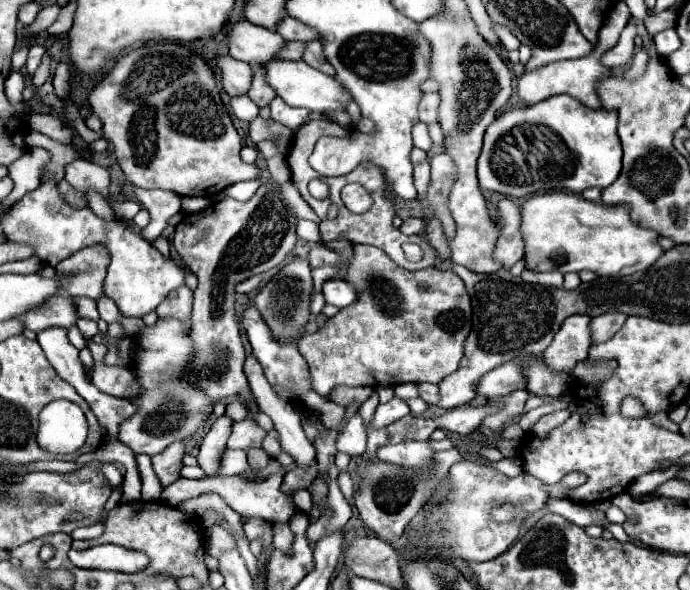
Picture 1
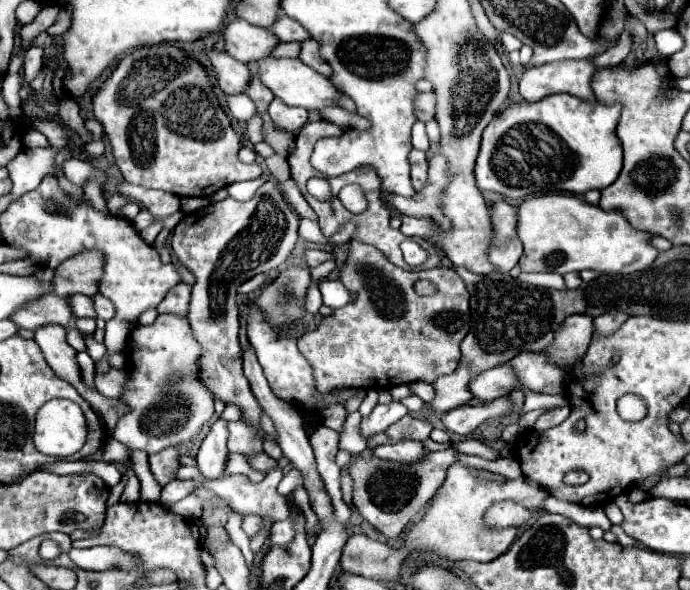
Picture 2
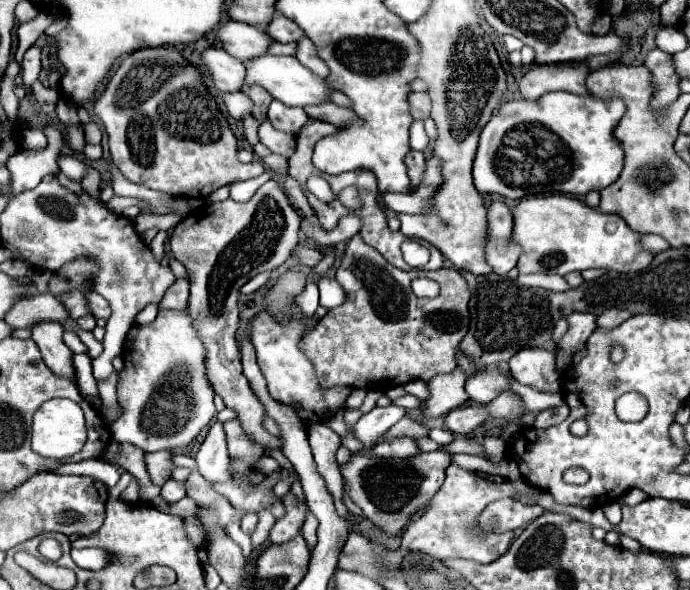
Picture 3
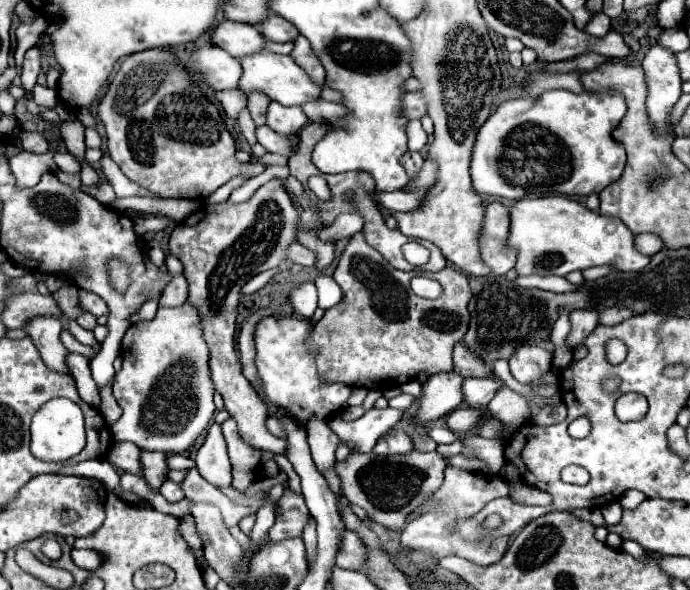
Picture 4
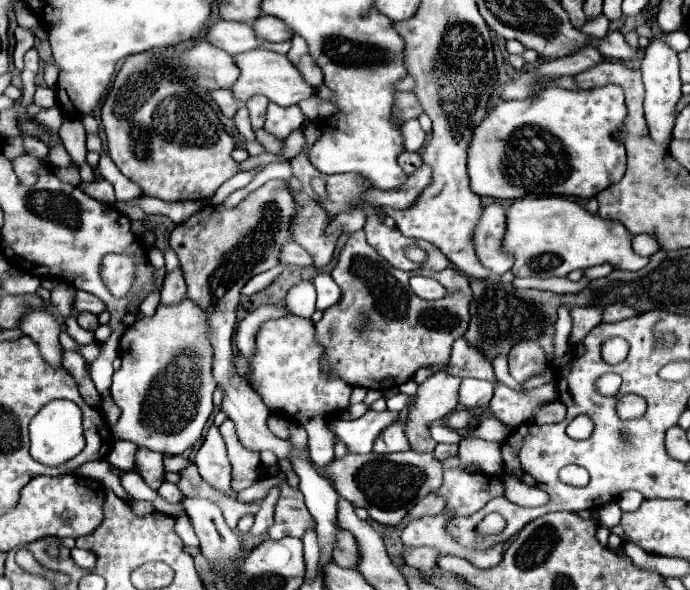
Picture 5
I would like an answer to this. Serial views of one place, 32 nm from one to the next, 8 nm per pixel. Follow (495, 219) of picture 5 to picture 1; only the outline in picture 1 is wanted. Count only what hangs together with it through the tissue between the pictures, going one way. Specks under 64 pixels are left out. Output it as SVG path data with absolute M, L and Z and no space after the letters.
M504 198L496 204L498 210L498 230L500 240L496 240L496 260L500 260L504 270L510 270L524 254L524 242L520 236L520 206Z

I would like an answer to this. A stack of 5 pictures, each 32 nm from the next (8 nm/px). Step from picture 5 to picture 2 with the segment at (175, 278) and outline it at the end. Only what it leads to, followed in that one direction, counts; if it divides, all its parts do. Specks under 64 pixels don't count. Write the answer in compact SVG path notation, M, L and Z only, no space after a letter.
M186 282L176 284L176 288L172 288L172 292L168 292L168 296L160 302L158 312L170 312L170 314L178 314L178 316L186 316L188 314L188 304L190 304L190 286Z

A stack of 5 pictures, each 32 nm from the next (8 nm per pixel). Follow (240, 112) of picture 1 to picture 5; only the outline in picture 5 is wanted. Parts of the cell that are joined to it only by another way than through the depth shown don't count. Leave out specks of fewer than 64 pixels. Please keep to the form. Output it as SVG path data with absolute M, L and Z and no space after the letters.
M210 90L208 92L210 94L210 98L218 104L218 108L220 108L220 112L226 116L226 118L232 118L234 114L236 114L236 110L240 108L240 102L232 96L232 92L228 92L228 90Z

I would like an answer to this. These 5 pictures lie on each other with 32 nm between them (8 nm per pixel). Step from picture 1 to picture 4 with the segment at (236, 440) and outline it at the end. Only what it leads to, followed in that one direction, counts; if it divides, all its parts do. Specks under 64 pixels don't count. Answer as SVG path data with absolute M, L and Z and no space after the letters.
M232 418L222 424L222 434L226 438L228 456L232 462L232 486L236 490L246 490L246 486L250 486L260 476L260 450L254 450L242 442Z

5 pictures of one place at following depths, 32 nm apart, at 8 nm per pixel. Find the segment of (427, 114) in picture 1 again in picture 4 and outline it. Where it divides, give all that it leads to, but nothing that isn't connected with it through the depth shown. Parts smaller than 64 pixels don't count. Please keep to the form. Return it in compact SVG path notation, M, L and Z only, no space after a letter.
M404 92L402 94L402 112L404 112L404 116L408 116L408 120L422 118L426 114L426 104L424 104L422 96L418 92Z

